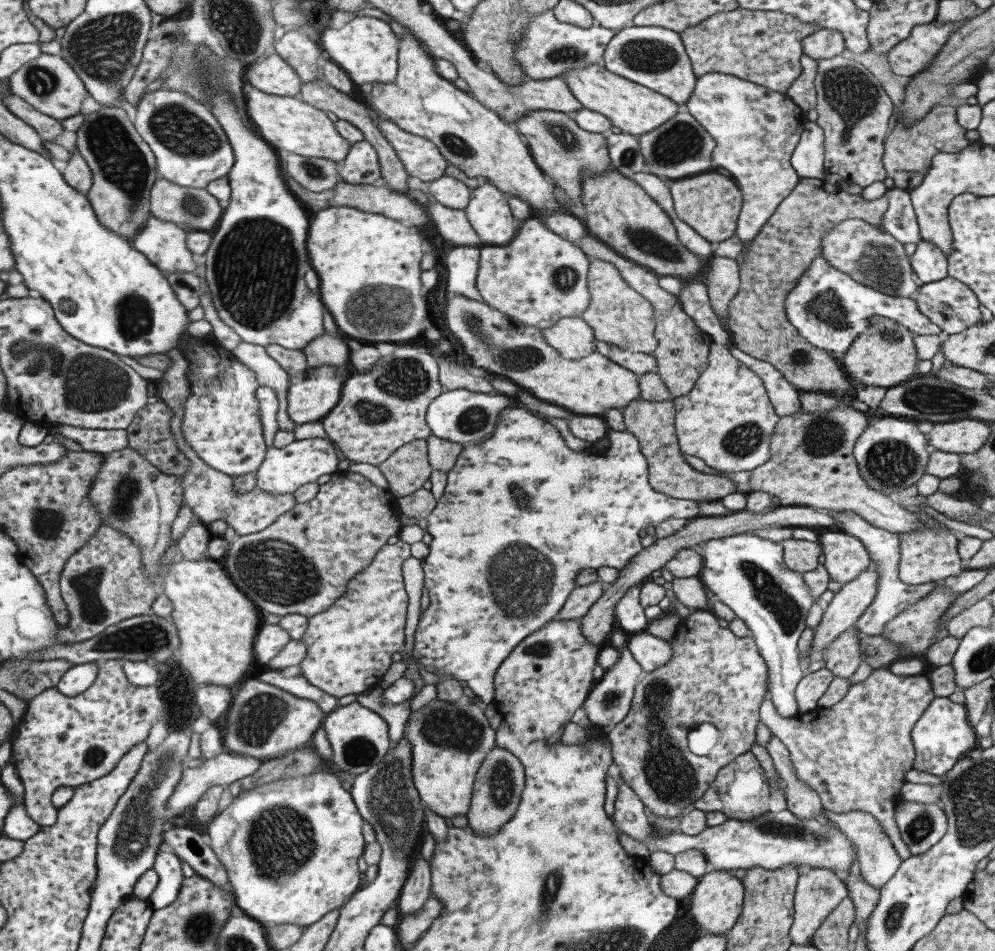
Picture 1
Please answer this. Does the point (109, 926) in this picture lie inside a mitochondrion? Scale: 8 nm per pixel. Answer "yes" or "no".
no

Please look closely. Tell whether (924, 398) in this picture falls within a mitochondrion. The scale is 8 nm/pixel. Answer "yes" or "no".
yes

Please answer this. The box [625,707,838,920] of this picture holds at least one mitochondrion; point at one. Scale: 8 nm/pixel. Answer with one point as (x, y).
(774, 828)

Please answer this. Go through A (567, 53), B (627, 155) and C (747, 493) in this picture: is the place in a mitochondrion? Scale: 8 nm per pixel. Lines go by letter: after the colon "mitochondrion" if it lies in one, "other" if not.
A: mitochondrion
B: mitochondrion
C: other

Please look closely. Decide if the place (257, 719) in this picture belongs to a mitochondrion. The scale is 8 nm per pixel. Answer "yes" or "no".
yes

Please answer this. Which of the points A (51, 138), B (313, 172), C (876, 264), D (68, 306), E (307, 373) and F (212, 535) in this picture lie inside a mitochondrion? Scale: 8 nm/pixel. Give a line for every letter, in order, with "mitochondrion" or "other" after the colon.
A: other
B: mitochondrion
C: mitochondrion
D: mitochondrion
E: other
F: other

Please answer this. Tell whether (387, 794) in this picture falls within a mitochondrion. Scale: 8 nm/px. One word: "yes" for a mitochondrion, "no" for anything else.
yes

